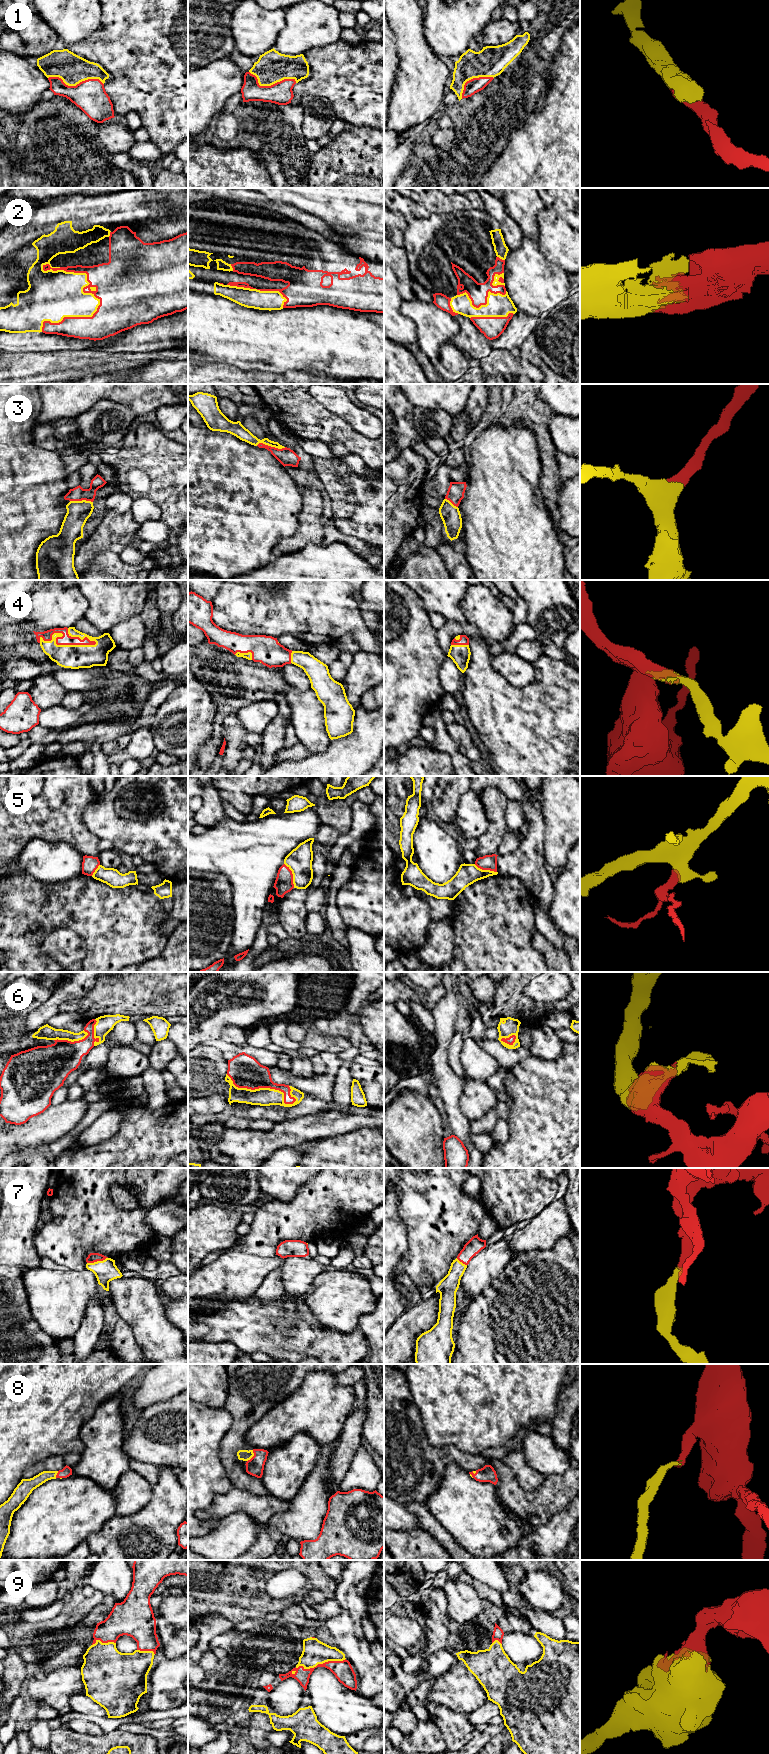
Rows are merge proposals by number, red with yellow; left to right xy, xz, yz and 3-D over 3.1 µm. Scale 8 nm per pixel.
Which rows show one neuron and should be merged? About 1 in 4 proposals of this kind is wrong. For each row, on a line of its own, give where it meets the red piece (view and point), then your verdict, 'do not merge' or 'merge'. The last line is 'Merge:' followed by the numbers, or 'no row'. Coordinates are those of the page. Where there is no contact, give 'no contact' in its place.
1: contact xy (76, 85); merge
2: contact xy (88, 317); merge
3: contact xz (270, 446); merge
4: contact xy (57, 644); merge
5: contact xz (292, 875); do not merge
6: contact xz (264, 1087); merge
7: contact xy (97, 1260); merge
8: contact xz (253, 1456); merge
9: contact xz (320, 1664); merge
Merge: 1, 2, 3, 4, 6, 7, 8, 9

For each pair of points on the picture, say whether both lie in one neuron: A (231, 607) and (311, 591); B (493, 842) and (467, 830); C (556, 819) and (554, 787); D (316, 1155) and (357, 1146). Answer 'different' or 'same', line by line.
A: same
B: different
C: same
D: same

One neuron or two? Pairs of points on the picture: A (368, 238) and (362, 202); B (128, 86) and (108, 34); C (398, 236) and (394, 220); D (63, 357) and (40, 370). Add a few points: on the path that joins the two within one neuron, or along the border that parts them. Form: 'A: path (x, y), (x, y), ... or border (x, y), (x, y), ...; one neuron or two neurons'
A: border (344, 226), (359, 231), (373, 232); two neurons
B: path (128, 73), (128, 54), (121, 47); one neuron
C: path (395, 232), (395, 224); one neuron
D: path (57, 363), (46, 368); one neuron

